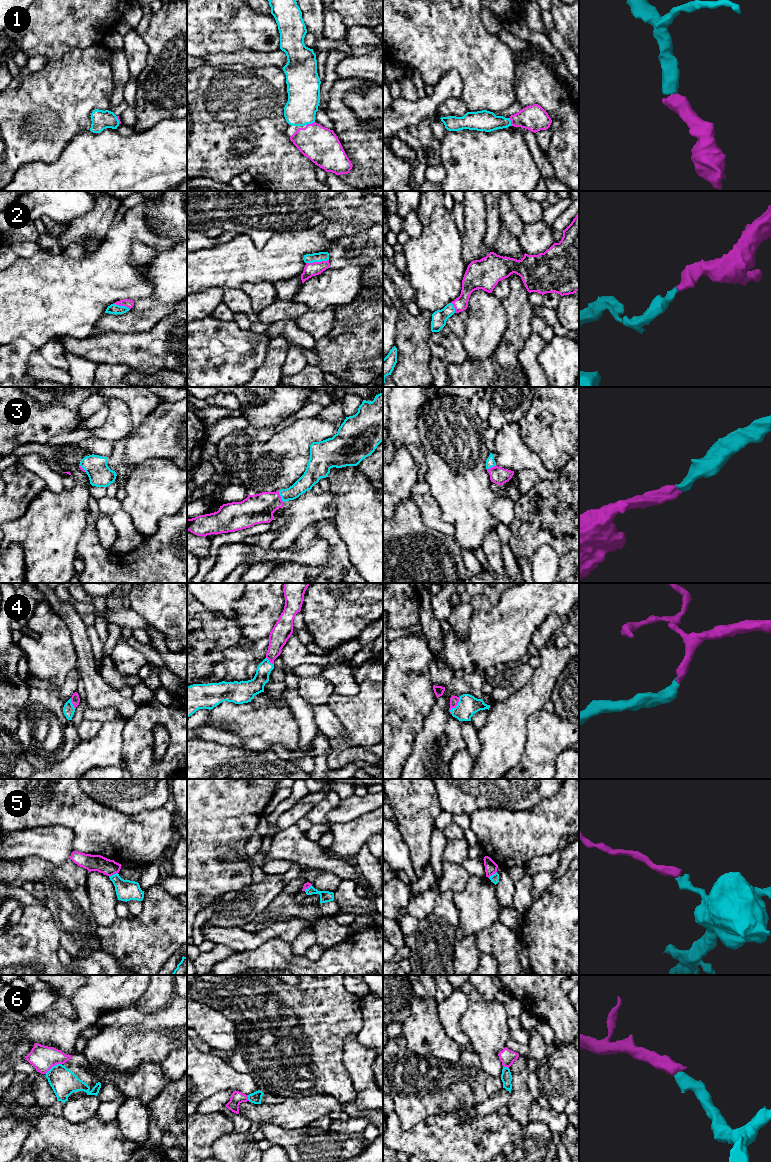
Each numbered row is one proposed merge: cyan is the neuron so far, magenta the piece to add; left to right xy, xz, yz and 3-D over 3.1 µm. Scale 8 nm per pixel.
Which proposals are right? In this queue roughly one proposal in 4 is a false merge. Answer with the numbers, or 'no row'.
1, 2, 3, 4, 6

